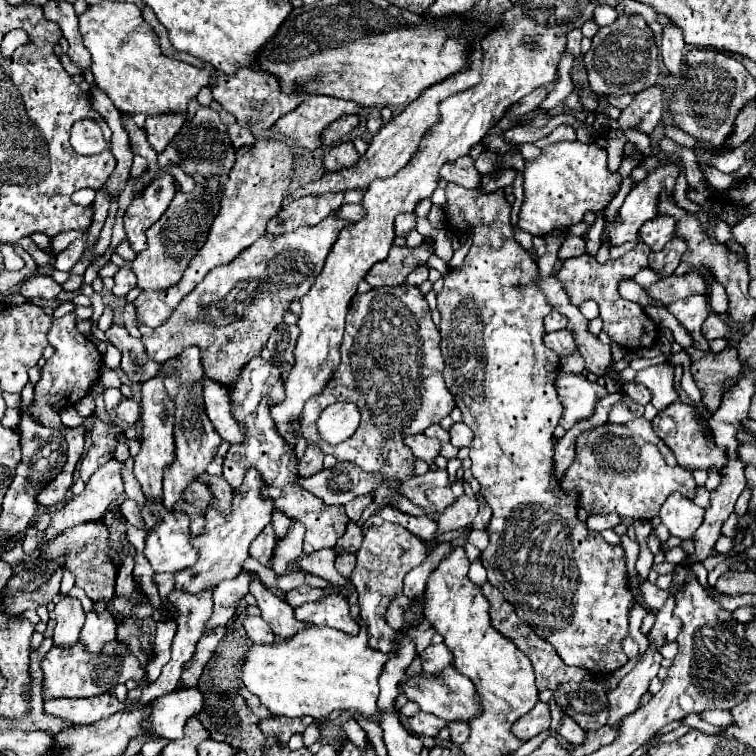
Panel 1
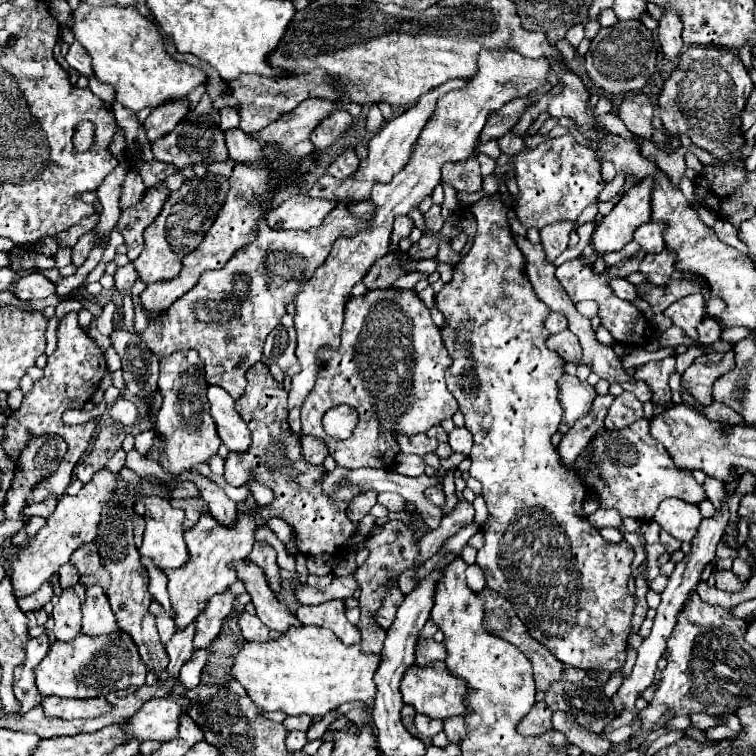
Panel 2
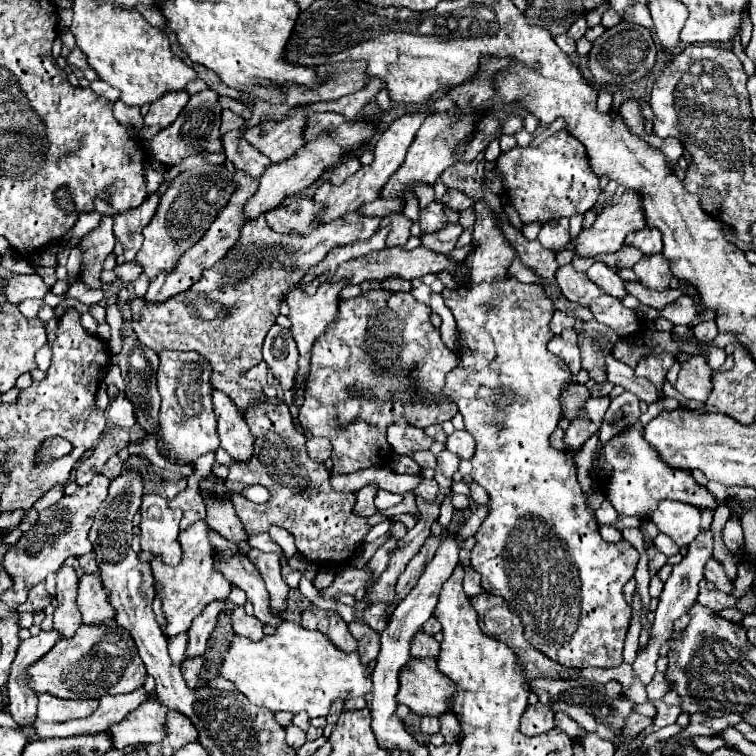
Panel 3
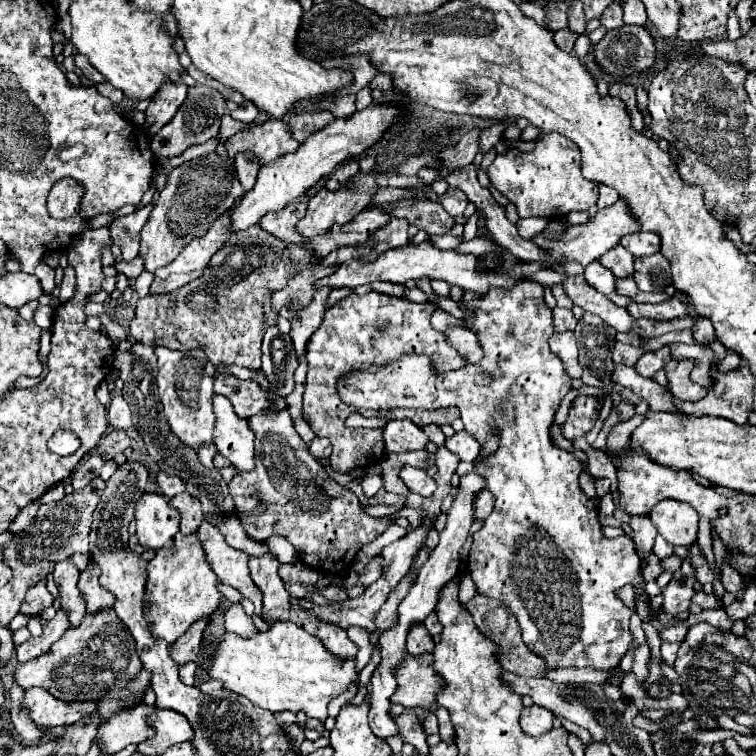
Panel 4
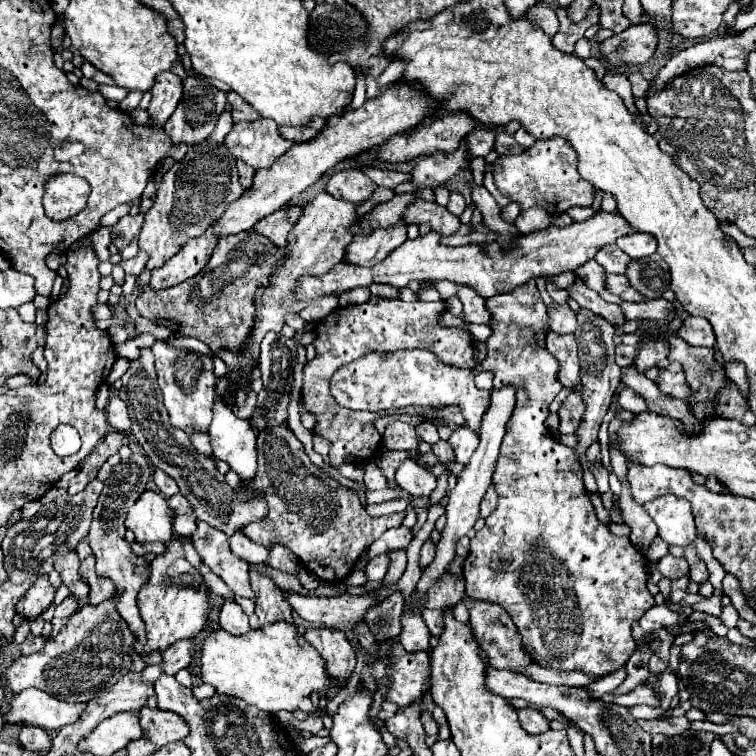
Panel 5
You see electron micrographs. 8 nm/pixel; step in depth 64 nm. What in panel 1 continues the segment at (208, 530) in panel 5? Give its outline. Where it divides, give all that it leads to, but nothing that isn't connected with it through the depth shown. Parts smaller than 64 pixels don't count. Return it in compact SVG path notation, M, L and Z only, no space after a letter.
M250 572L252 582L250 582L250 594L256 598L256 604L260 608L260 616L268 622L268 626L272 628L274 634L282 636L282 638L290 638L294 632L308 628L310 624L302 624L294 618L294 610L288 602L280 600L278 596L274 596L260 580L256 572Z

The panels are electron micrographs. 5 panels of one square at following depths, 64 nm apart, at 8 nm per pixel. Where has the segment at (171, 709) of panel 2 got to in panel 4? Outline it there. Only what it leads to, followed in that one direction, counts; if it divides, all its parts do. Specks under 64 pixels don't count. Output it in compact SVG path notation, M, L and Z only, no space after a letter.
M138 704L138 708L116 712L106 722L102 722L94 738L94 742L100 746L100 752L114 754L128 744L140 744L142 740L154 736L146 724L146 712L154 712L154 706Z

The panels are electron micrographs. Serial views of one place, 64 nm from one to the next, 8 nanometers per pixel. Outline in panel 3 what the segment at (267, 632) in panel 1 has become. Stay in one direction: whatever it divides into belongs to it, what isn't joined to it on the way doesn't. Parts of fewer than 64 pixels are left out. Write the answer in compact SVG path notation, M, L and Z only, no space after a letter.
M238 606L230 616L232 616L232 630L236 634L250 638L250 640L260 640L264 636L262 622L256 616L248 616L242 606Z

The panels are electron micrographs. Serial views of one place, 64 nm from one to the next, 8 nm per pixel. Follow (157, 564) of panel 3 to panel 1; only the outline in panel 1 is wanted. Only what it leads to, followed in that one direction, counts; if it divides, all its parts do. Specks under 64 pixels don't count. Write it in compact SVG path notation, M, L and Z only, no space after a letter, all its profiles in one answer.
M250 468L246 472L246 478L240 488L236 488L232 508L228 514L220 514L212 506L206 508L206 526L202 534L192 536L190 544L198 552L198 560L194 566L174 572L174 590L188 592L188 594L200 594L204 590L214 590L222 580L236 578L242 572L242 562L248 558L248 548L254 542L254 538L270 524L272 518L272 500L262 500L260 486L264 480Z

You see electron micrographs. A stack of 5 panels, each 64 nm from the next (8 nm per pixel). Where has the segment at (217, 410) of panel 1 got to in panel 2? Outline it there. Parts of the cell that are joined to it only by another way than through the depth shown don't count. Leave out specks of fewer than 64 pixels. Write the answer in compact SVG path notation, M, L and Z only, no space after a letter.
M210 386L208 400L210 400L210 412L214 416L222 444L230 452L246 452L252 444L250 432L248 432L248 424L236 412L236 404L232 396L228 392L222 392L222 388Z

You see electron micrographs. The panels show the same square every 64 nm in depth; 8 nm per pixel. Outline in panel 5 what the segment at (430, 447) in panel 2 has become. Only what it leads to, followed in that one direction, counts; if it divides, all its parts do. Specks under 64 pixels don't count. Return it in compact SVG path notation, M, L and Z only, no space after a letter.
M396 422L394 426L388 426L384 436L382 436L382 444L388 450L416 450L418 446L418 436L414 432L414 426L404 424L404 422Z

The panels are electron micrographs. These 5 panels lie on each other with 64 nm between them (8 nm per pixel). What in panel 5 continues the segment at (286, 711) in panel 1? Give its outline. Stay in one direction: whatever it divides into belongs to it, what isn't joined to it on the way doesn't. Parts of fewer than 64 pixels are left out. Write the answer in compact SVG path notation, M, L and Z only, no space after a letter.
M274 622L240 636L216 628L202 644L200 678L204 684L214 686L218 694L240 698L270 714L278 710L292 712L296 708L312 714L312 694L320 692L332 698L338 694L338 686L328 680L322 656L304 640L304 636L296 634L296 626L286 622Z

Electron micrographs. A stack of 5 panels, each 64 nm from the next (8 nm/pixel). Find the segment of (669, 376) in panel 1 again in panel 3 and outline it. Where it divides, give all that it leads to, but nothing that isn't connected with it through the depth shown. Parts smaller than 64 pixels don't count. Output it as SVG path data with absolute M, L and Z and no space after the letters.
M662 352L662 354L650 354L646 356L644 360L638 362L638 366L634 368L634 372L638 376L644 376L648 378L652 384L658 386L658 390L662 390L662 384L664 384L664 378L666 378L666 370L672 366L676 358L668 352Z

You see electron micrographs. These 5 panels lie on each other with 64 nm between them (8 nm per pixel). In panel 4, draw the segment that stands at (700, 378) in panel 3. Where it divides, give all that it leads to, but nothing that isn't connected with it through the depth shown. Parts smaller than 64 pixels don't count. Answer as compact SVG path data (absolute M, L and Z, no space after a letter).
M680 360L676 370L666 372L668 378L668 390L678 398L678 400L702 400L702 396L706 396L706 388L698 388L698 384L694 384L690 380L690 370L692 370L692 360Z

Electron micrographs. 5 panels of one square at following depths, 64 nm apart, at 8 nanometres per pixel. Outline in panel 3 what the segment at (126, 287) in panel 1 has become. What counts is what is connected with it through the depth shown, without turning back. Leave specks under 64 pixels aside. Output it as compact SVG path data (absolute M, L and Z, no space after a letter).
M124 262L124 264L118 264L118 266L114 268L114 272L116 272L120 284L130 286L130 284L142 274L142 266L140 266L138 262Z

